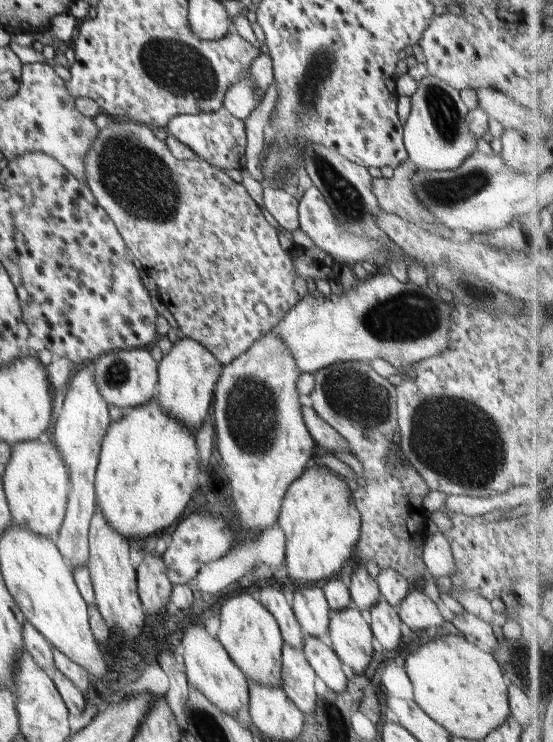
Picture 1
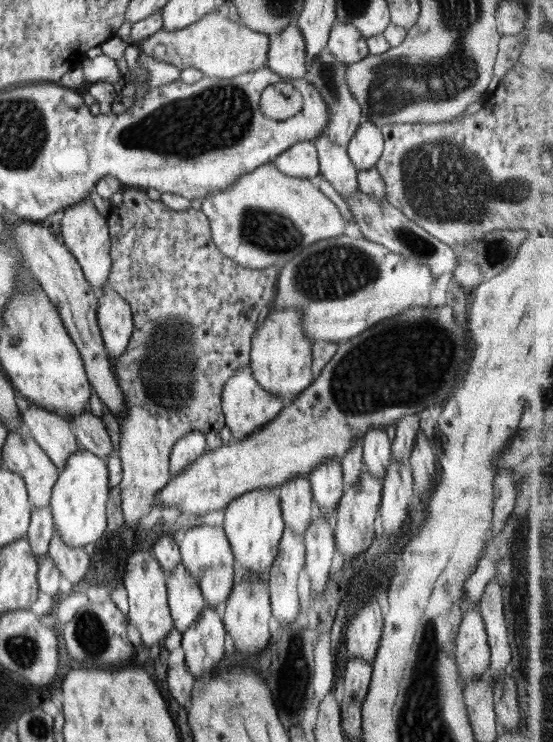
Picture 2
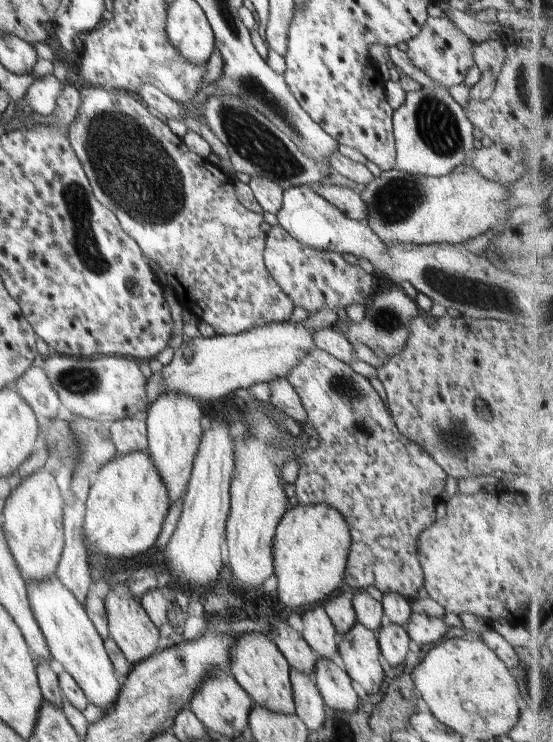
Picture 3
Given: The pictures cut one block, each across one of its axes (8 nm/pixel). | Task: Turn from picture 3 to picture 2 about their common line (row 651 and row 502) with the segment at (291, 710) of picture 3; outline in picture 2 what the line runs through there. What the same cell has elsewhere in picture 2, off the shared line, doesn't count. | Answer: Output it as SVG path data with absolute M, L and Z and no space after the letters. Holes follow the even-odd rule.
M278 488L244 494L225 508L223 528L234 552L234 561L252 576L268 575L274 563L285 528L282 515Z

